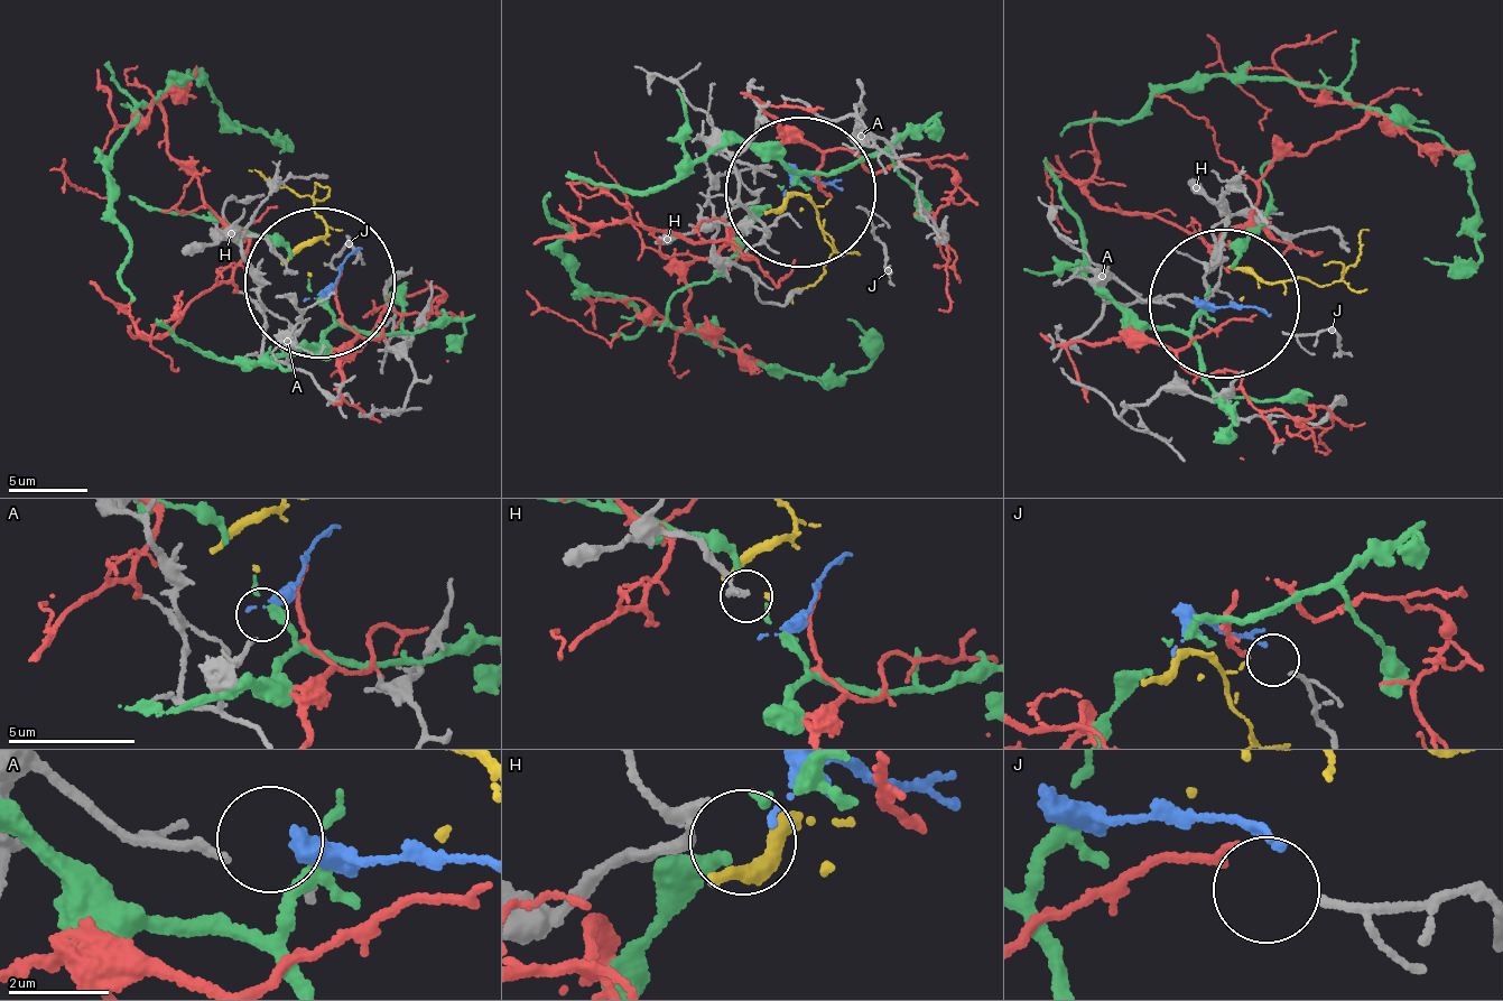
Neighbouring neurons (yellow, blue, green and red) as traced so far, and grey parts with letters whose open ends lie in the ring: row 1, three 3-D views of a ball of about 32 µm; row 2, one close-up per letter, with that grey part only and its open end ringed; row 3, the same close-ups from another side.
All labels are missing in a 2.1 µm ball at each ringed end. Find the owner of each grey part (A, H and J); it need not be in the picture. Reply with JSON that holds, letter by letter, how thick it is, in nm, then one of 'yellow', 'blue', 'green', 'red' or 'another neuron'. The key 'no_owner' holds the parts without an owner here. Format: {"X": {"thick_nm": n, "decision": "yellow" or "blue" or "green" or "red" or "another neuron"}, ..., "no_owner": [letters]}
{"A": {"thick_nm": 180, "decision": "blue"}, "H": {"thick_nm": 240, "decision": "another neuron"}, "J": {"thick_nm": 110, "decision": "red"}, "no_owner": ["H"]}

